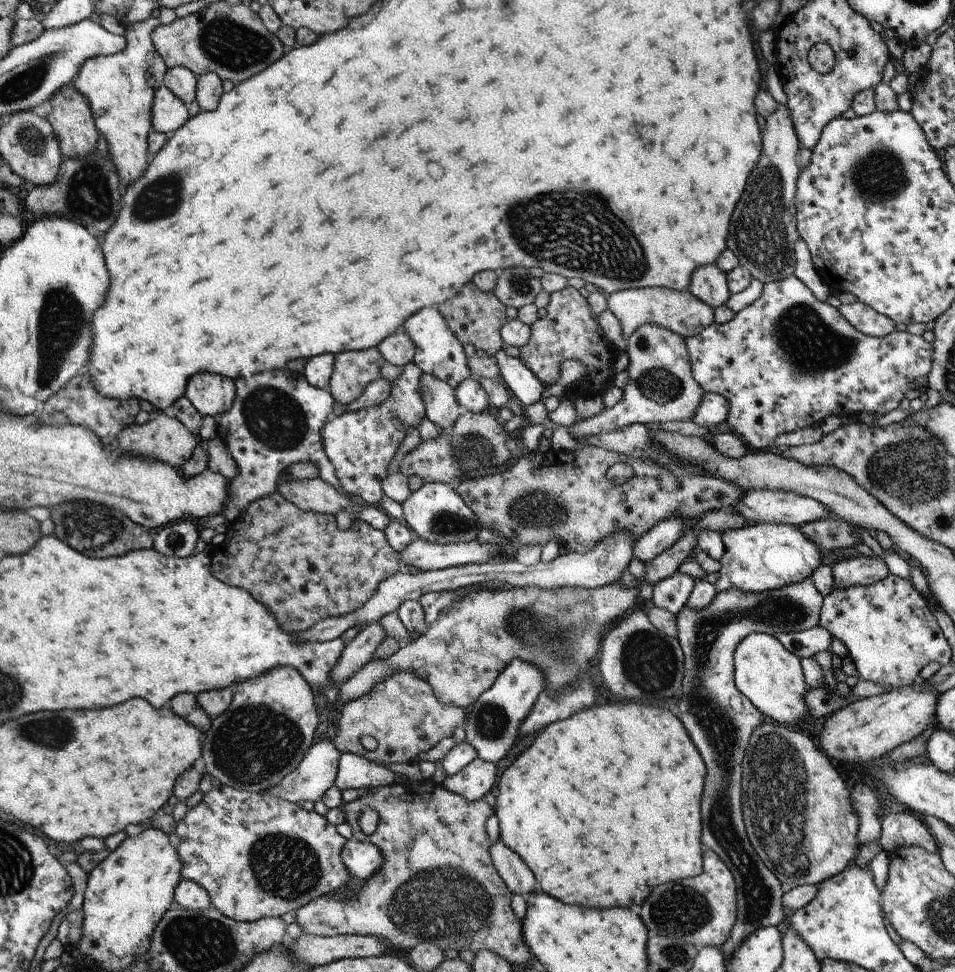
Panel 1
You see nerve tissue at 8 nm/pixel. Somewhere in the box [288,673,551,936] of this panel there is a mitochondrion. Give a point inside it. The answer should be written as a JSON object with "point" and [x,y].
{"point":[490,722]}

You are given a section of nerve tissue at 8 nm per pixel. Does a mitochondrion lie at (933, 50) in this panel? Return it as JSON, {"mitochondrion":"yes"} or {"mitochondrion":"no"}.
{"mitochondrion":"no"}

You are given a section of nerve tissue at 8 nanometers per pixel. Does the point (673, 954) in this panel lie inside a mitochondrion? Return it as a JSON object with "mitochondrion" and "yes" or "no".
{"mitochondrion":"yes"}

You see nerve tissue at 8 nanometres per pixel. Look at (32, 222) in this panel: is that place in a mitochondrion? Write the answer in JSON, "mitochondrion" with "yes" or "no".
{"mitochondrion":"no"}

